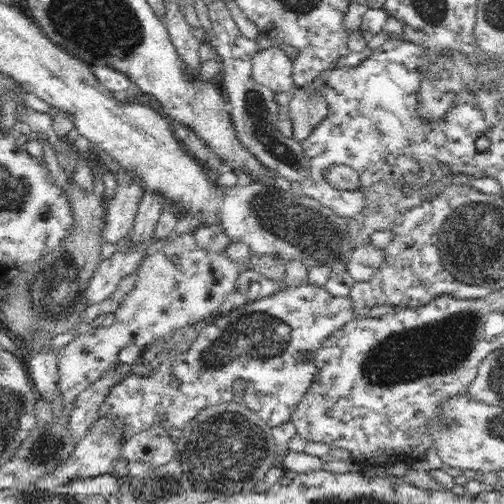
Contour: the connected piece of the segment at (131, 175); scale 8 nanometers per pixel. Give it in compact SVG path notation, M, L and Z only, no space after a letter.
M121 166L115 178L118 187L112 198L105 199L105 241L117 243L134 228L140 201L146 191L143 176L137 170Z

